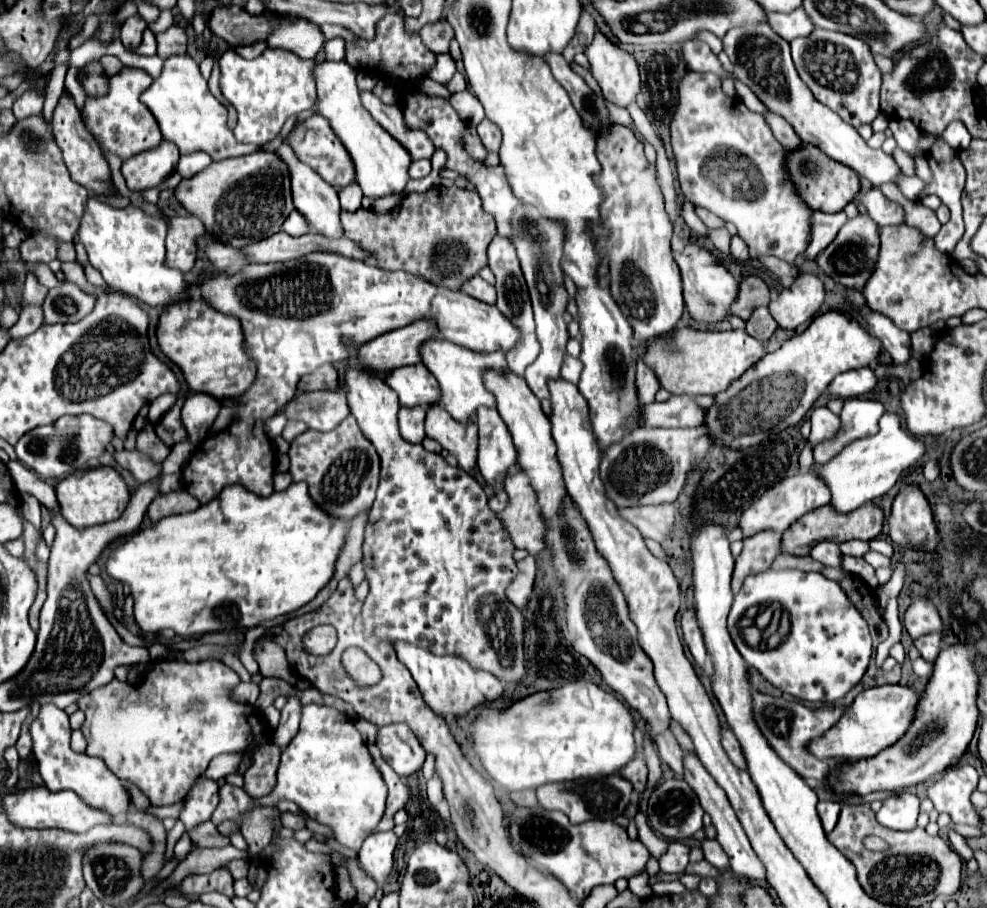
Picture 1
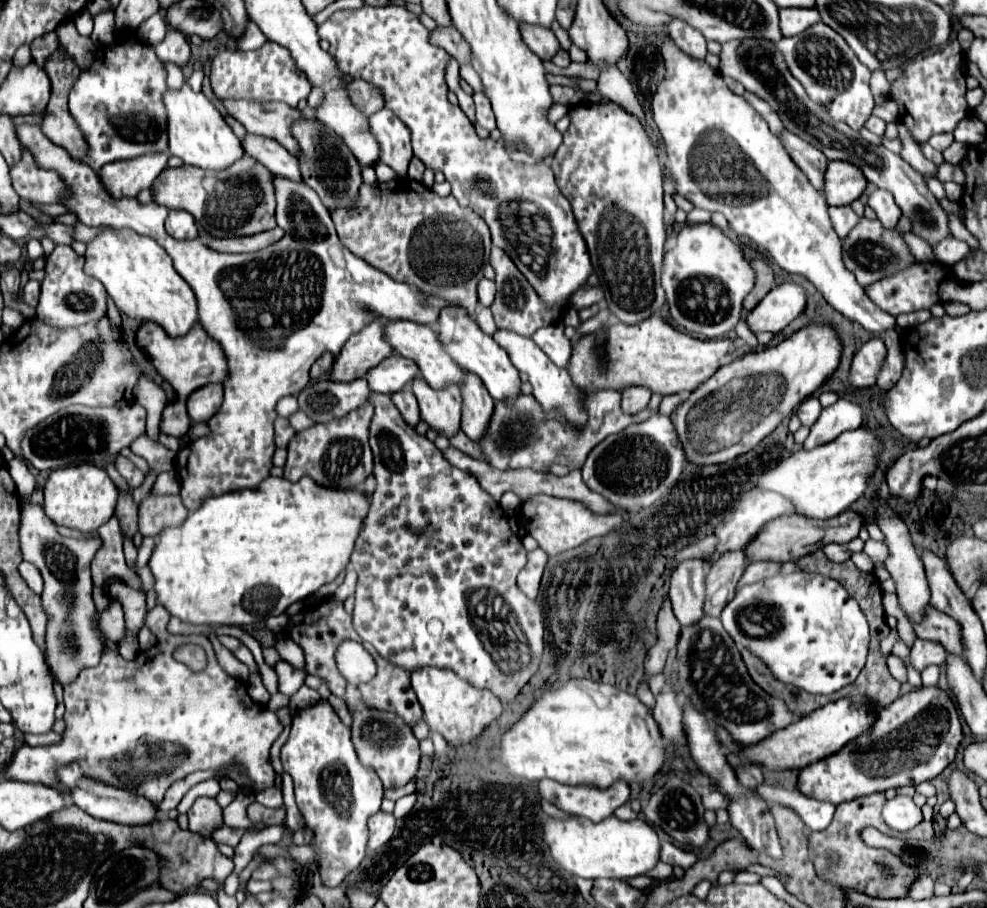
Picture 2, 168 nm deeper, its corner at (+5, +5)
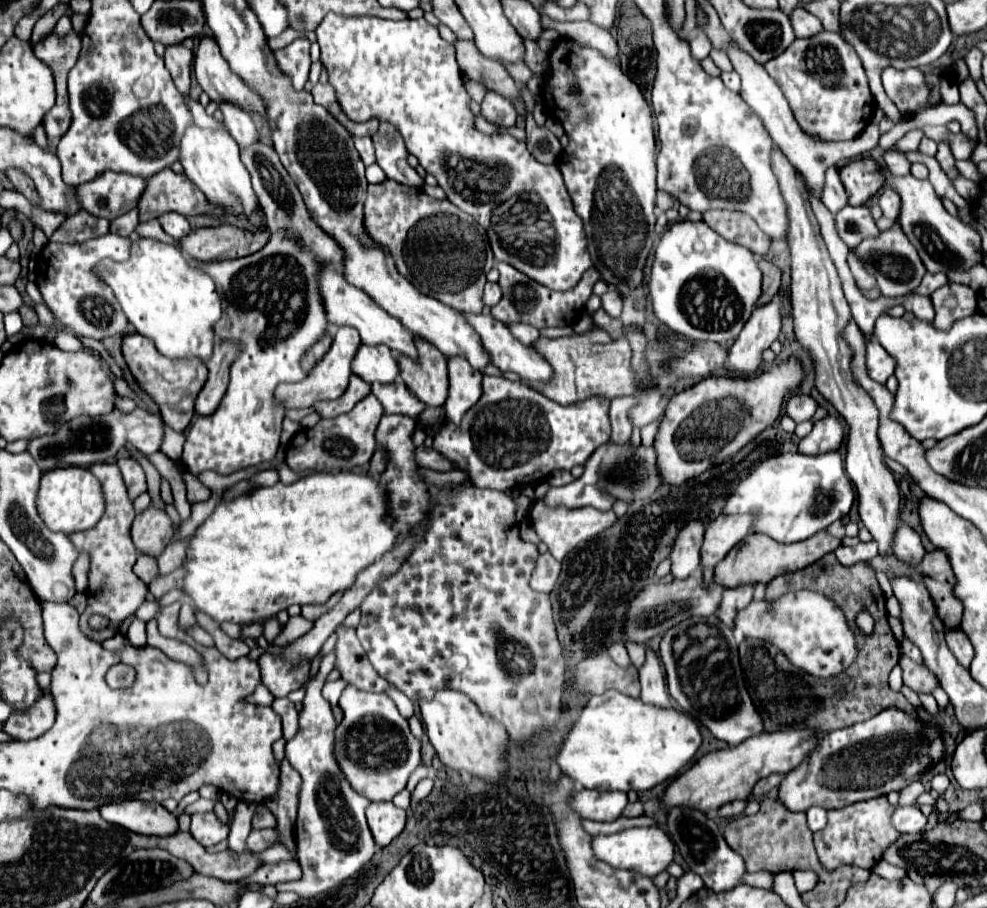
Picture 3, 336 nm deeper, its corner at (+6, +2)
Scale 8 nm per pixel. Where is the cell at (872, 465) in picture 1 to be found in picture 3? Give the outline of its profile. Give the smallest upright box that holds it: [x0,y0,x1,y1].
[724,450,856,542]

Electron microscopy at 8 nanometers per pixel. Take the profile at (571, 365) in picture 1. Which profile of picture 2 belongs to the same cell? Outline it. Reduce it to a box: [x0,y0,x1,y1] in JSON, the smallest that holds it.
[531,325,571,367]

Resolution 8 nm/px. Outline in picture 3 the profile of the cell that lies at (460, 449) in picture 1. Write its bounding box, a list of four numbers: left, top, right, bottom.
[398,340,448,408]

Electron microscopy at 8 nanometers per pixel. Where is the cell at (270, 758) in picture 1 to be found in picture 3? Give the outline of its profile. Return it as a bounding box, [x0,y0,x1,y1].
[184,798,214,814]

